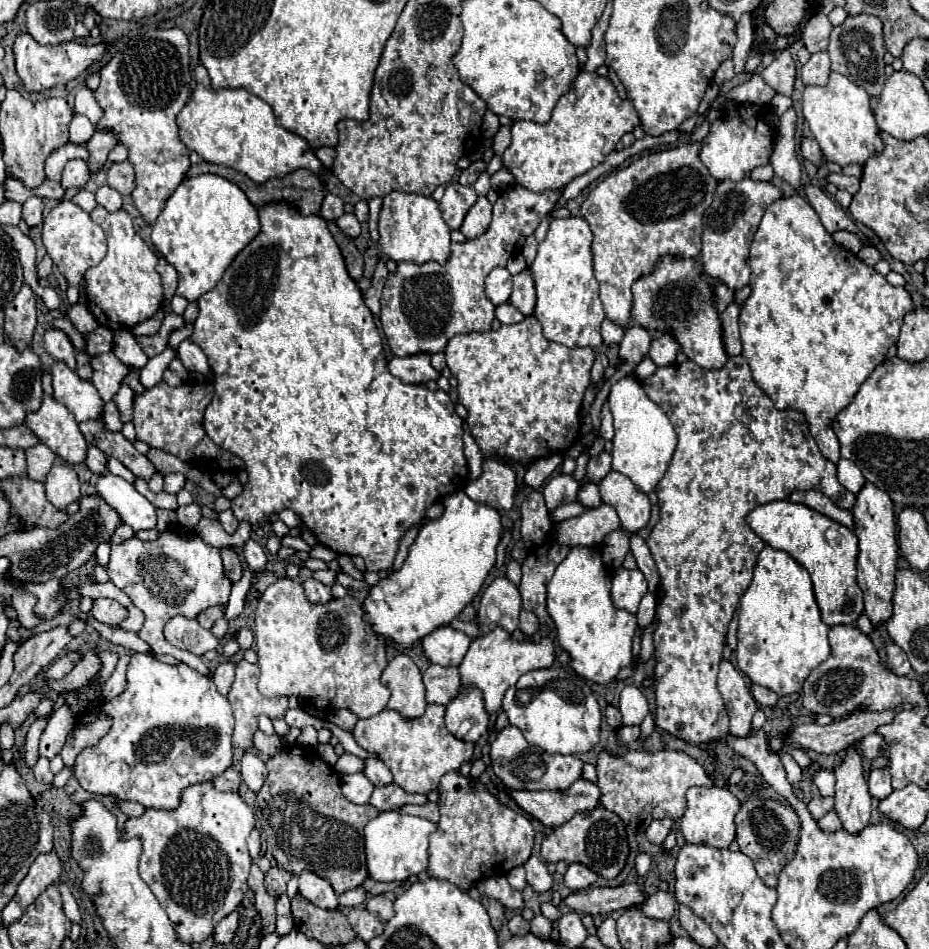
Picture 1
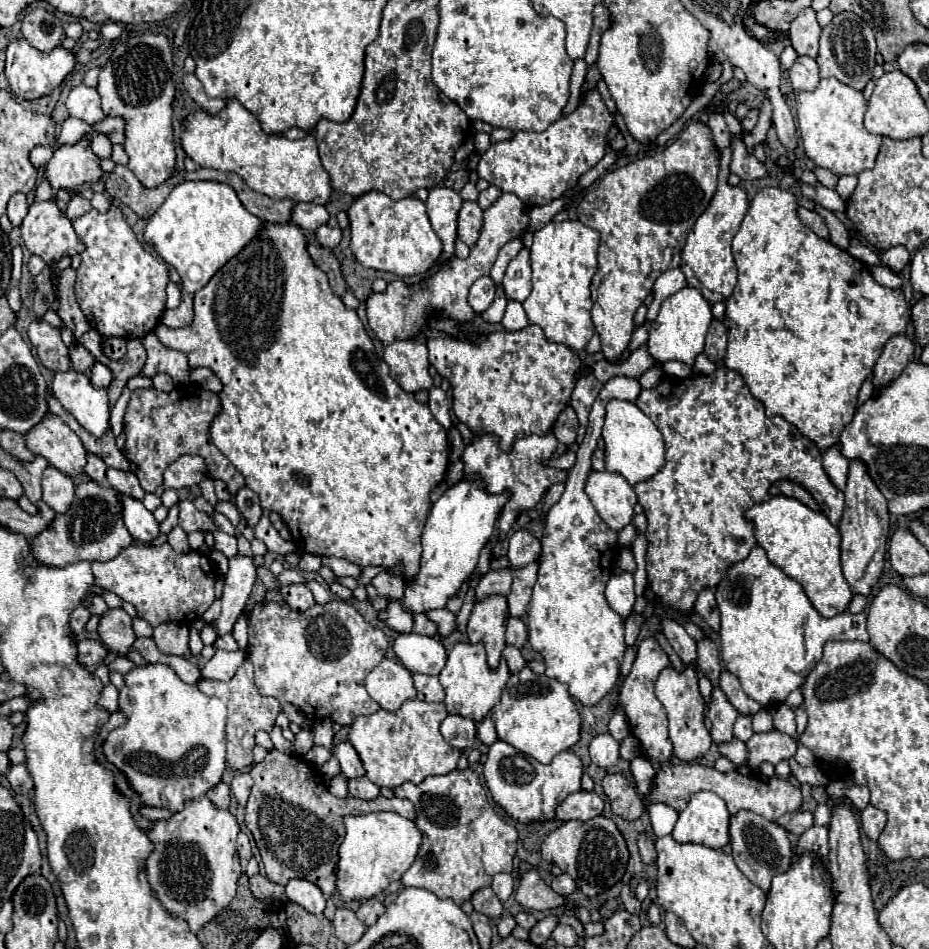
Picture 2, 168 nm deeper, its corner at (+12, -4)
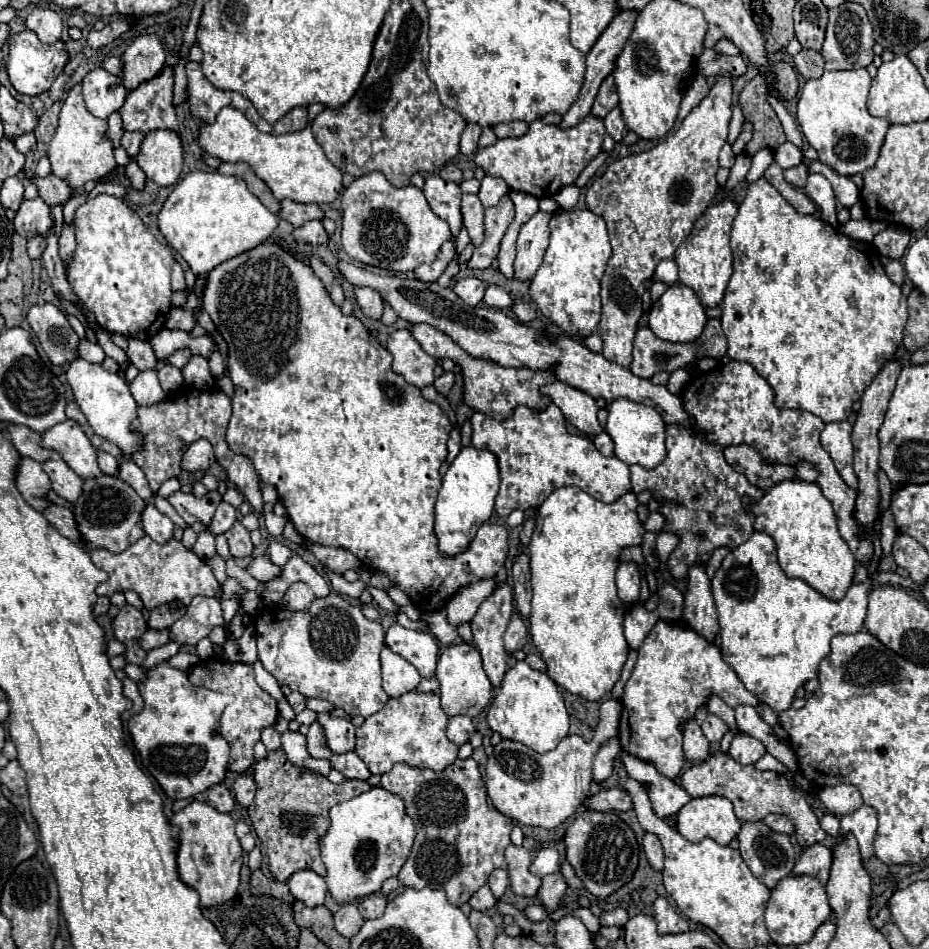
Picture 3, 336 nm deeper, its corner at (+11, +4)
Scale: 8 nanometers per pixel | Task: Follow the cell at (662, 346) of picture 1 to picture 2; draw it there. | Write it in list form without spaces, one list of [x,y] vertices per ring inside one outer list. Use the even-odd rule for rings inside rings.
[[[693,287],[681,289],[679,293],[667,297],[661,303],[659,315],[653,321],[651,331],[649,331],[649,341],[647,341],[649,353],[653,355],[653,359],[657,363],[665,363],[665,361],[675,359],[675,361],[681,361],[681,363],[693,367],[697,355],[703,353],[705,333],[707,333],[711,321],[713,321],[713,315],[711,315],[711,307],[705,301],[705,297]]]

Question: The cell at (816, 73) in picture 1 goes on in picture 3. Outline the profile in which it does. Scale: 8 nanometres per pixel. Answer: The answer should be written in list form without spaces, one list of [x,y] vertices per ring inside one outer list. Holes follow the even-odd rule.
[[[802,49],[800,53],[794,55],[794,69],[808,81],[808,79],[818,79],[824,73],[824,59],[818,51],[812,49]]]

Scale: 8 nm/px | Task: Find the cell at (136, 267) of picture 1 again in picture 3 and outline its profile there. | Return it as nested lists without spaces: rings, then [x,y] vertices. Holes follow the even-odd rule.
[[[106,193],[78,207],[74,231],[78,247],[68,269],[74,293],[106,331],[150,341],[172,309],[170,271],[176,263],[172,249],[156,241],[128,203]]]

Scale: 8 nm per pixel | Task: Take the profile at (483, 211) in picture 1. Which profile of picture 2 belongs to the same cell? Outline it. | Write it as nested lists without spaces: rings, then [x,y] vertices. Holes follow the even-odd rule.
[[[463,201],[463,207],[459,211],[459,239],[465,241],[469,247],[475,247],[479,233],[483,227],[483,211],[477,203]]]

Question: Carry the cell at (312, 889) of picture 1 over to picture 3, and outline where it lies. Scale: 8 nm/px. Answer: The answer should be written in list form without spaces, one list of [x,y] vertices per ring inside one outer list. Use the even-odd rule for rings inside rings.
[[[296,871],[288,879],[288,887],[296,899],[300,899],[308,907],[316,907],[324,903],[326,897],[326,881],[314,871]]]

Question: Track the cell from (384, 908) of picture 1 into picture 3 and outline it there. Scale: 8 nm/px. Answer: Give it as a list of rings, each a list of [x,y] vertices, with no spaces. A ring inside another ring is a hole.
[[[374,893],[374,895],[368,895],[364,899],[358,901],[358,909],[360,909],[360,915],[364,919],[376,919],[376,917],[382,917],[384,909],[386,909],[386,903],[388,899],[380,893]]]

